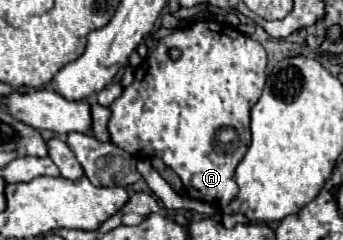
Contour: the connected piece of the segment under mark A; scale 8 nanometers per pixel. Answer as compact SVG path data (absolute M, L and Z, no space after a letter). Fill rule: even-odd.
M199 21L187 29L175 29L143 59L143 69L141 65L135 69L133 83L109 105L111 119L107 129L111 143L135 157L159 157L181 177L187 197L203 203L221 203L225 207L239 191L233 173L251 143L249 111L261 97L265 65L267 53L263 45L227 23ZM169 49L179 51L175 61L169 57Z

